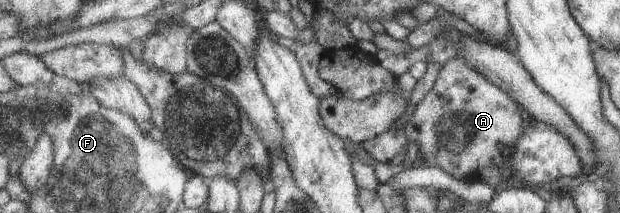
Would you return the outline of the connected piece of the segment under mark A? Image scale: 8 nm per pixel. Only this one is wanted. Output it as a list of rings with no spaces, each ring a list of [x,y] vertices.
[[[457,56],[443,65],[434,88],[418,105],[406,128],[393,127],[364,142],[362,147],[377,161],[389,163],[416,141],[421,148],[420,156],[426,159],[425,165],[442,167],[458,180],[472,180],[482,167],[507,170],[508,163],[504,163],[500,149],[514,148],[530,121],[532,117],[505,90]]]

